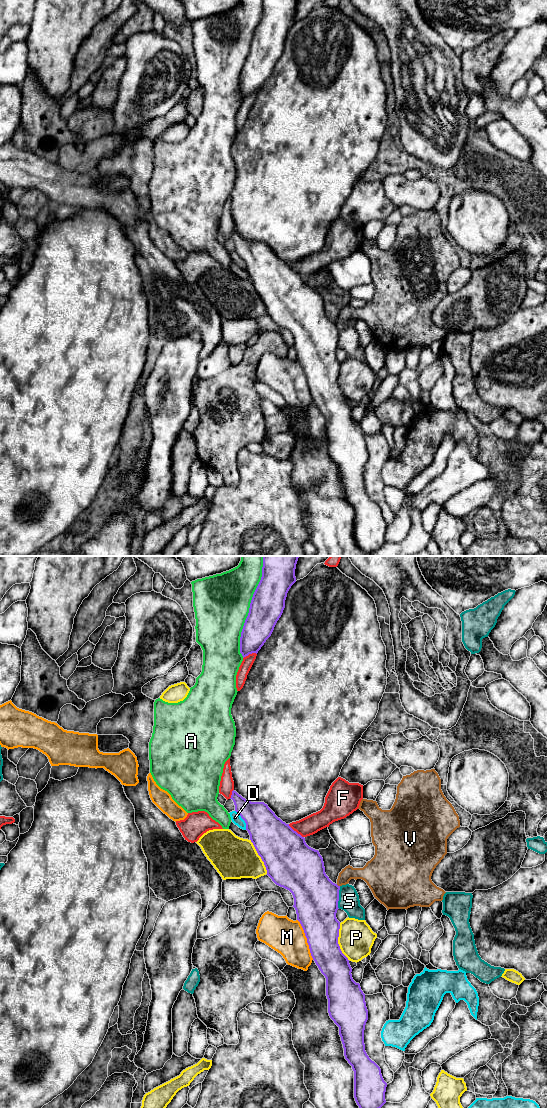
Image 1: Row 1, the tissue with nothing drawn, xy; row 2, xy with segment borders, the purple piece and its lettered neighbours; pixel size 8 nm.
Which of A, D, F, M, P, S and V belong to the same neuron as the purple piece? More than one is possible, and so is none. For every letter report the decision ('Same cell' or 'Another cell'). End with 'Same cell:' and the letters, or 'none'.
A: Another cell
D: Another cell
F: Another cell
M: Another cell
P: Another cell
S: Another cell
V: Another cell
Same cell: none

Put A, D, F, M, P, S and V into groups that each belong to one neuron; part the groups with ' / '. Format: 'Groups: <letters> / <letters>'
Groups: A / D / F / M / P / S / V

